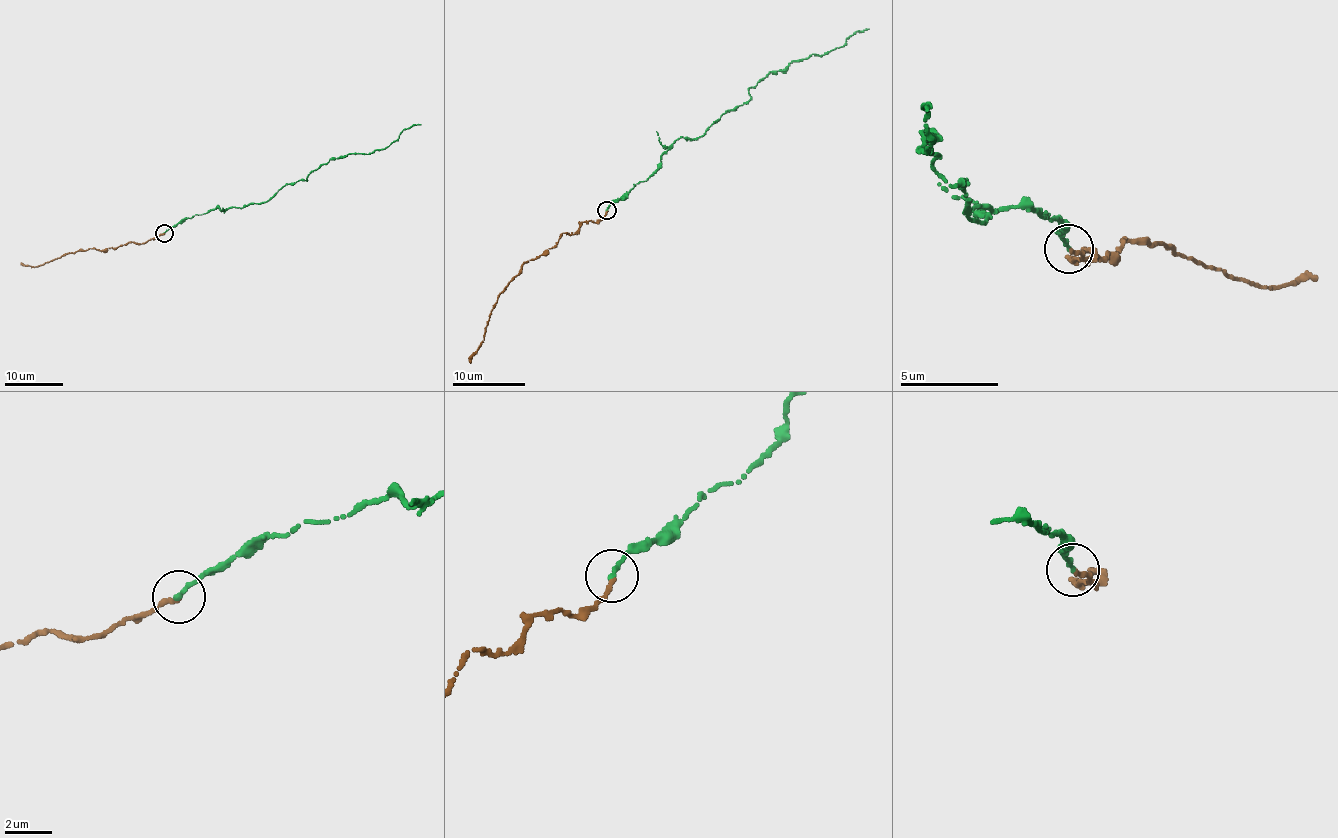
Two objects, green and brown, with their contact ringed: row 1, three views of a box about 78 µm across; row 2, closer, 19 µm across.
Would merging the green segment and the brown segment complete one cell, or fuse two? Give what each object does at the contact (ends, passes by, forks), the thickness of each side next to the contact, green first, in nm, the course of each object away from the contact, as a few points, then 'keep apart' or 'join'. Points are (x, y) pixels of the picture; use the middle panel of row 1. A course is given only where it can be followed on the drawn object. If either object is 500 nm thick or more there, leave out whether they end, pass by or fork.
green ends there; brown ends there; 220 nm thick on the green side, 240 nm on the other; green runs (607, 209), (652, 175), (676, 140), (697, 139), (751, 98), (749, 88), (770, 72), (822, 55), (869, 29); brown runs (607, 211), (525, 262), (491, 311), (470, 363); join

